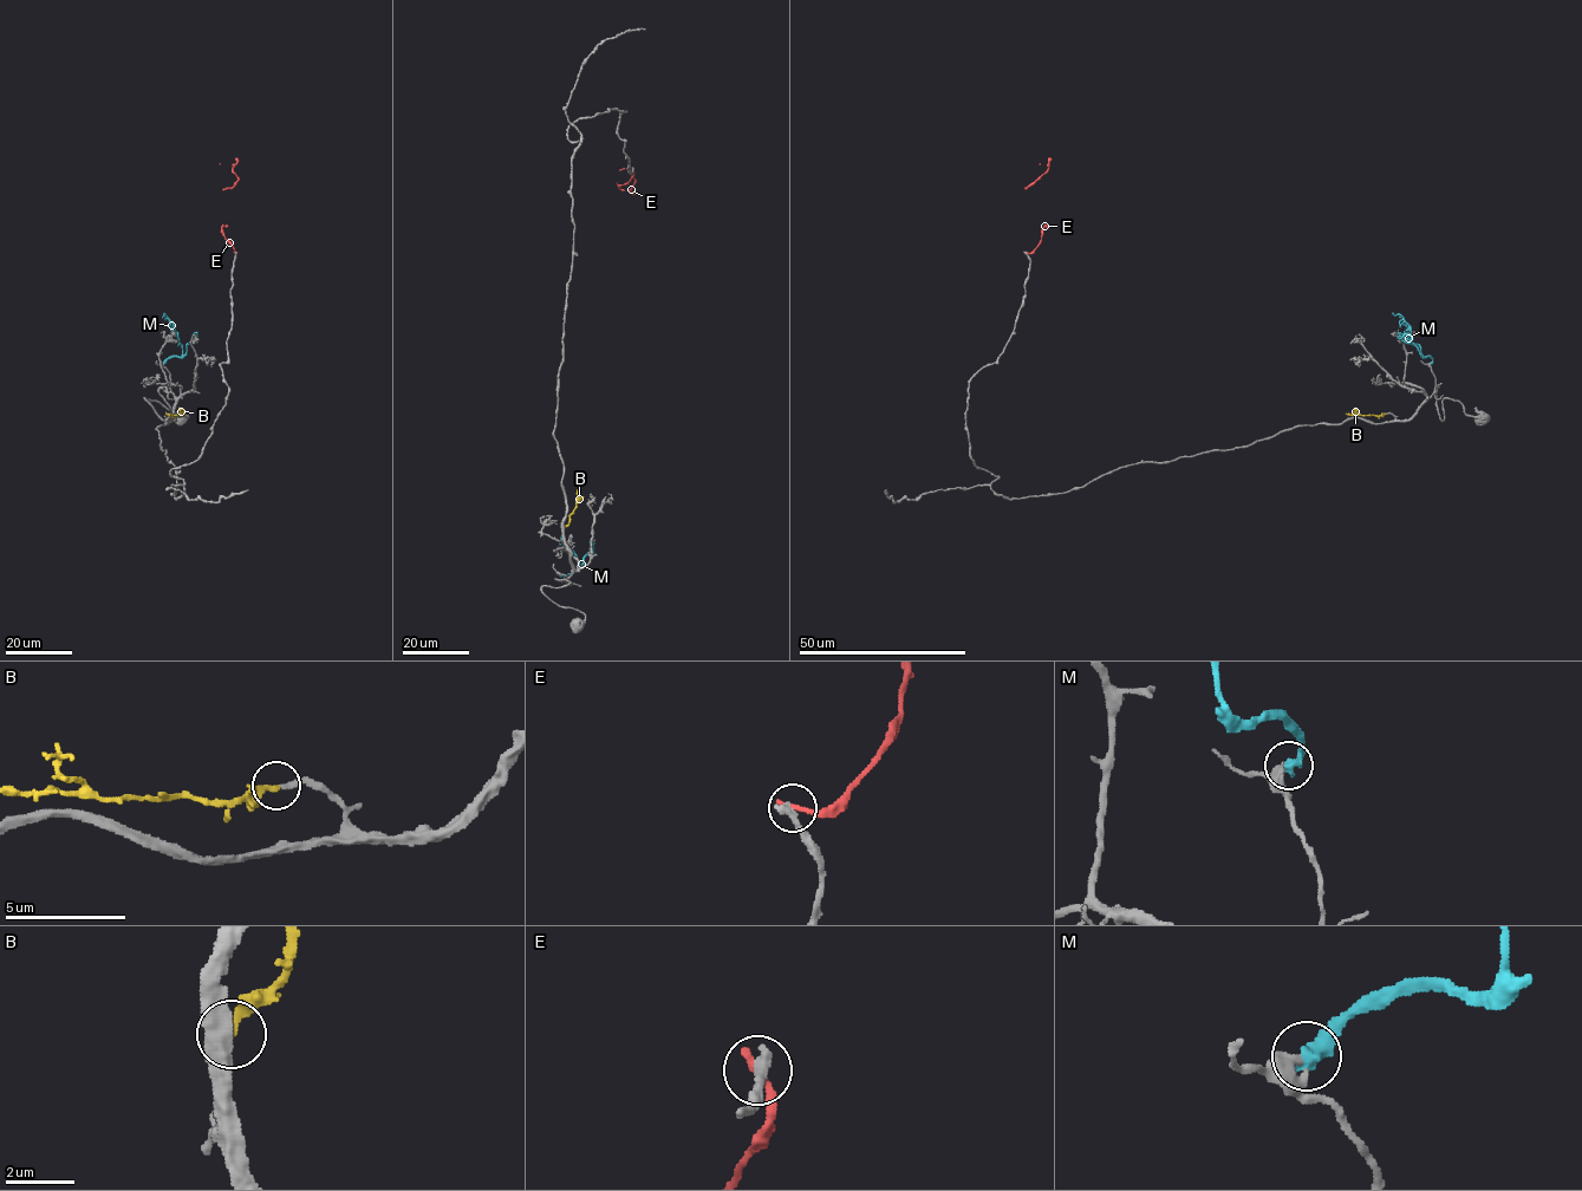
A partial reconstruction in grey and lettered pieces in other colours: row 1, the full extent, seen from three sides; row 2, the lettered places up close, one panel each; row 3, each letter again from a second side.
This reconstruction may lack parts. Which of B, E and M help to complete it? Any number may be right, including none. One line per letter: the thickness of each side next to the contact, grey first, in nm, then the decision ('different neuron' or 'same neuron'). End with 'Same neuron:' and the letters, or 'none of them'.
B: 200 nm thick on the grey side, 280 nm on the other; same neuron
E: 380 nm thick on the grey side, 280 nm on the other; different neuron
M: 400 nm thick on the grey side, 440 nm on the other; different neuron
Same neuron: B

